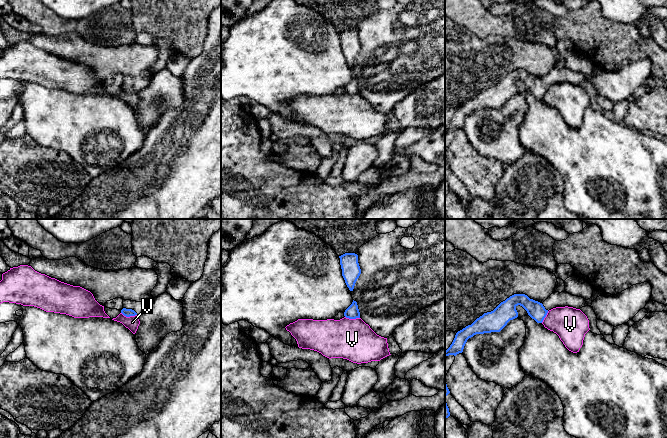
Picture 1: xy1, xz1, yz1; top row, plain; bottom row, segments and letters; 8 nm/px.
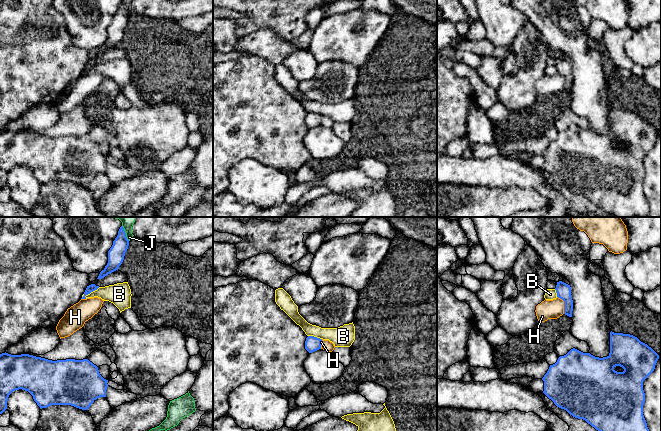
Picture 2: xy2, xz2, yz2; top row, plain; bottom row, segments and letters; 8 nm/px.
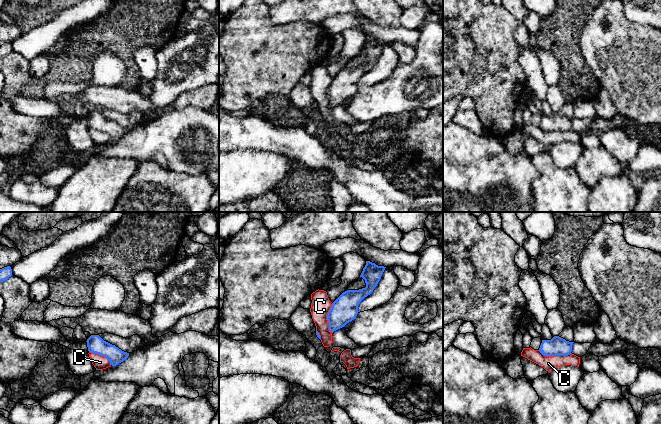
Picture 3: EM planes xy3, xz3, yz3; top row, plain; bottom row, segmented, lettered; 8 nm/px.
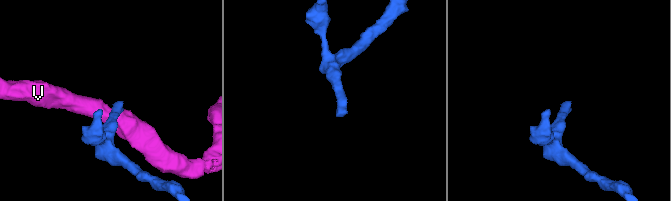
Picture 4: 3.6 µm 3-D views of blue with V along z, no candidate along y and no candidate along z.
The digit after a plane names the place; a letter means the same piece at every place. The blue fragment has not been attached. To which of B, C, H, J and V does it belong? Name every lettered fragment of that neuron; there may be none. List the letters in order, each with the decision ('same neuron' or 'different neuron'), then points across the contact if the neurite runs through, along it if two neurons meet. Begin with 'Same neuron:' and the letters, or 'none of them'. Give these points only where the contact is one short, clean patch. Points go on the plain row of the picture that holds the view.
Same neuron: none of them
B: different neuron | along xy2 (99, 63), (82, 73)
C: different neuron | along yz3 (538, 126), (545, 131), (567, 131), (570, 129)
H: different neuron
J: different neuron
V: different neuron | along xy1 (121, 88), (126, 92), (136, 91)

